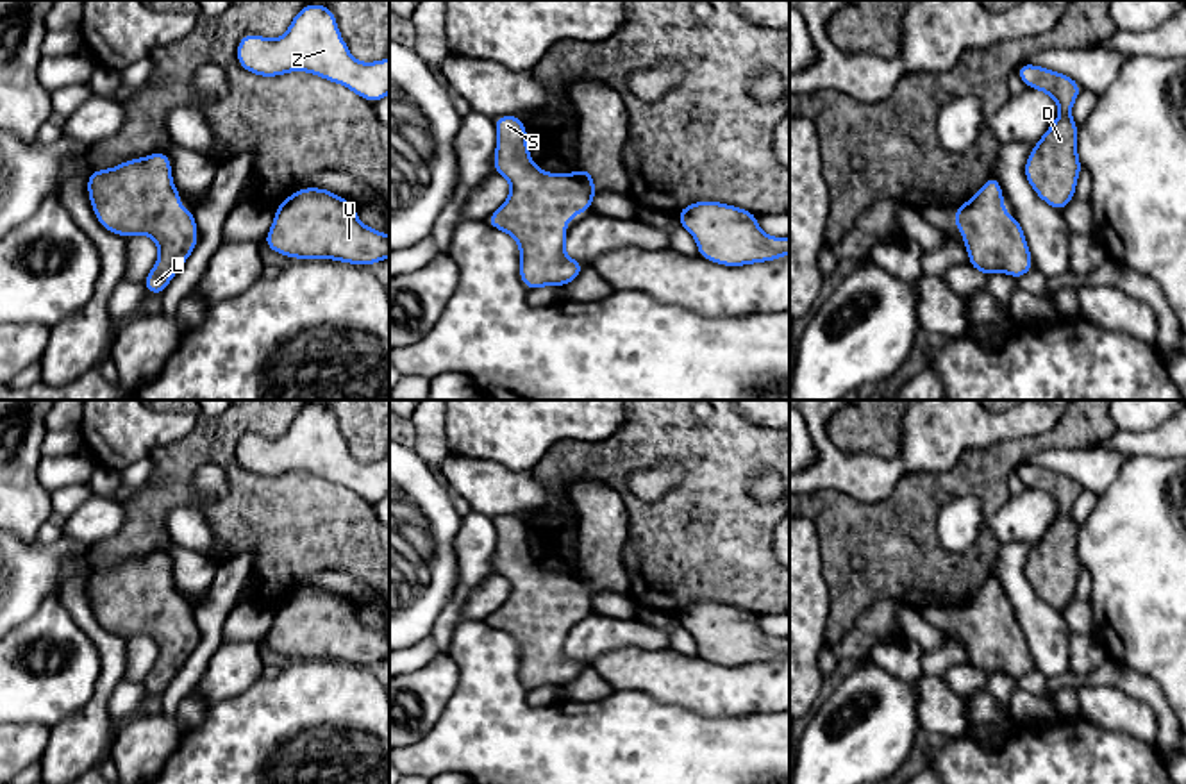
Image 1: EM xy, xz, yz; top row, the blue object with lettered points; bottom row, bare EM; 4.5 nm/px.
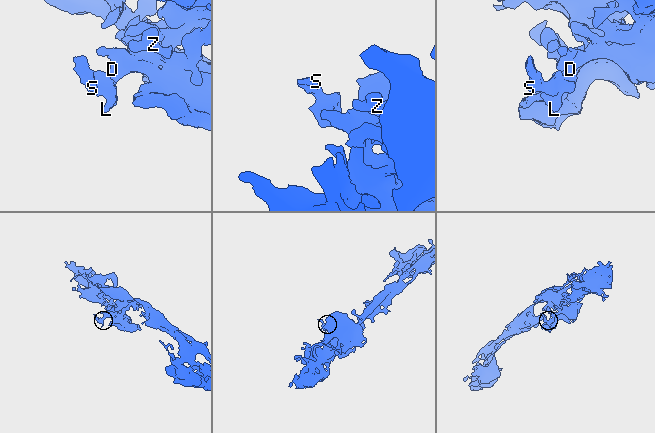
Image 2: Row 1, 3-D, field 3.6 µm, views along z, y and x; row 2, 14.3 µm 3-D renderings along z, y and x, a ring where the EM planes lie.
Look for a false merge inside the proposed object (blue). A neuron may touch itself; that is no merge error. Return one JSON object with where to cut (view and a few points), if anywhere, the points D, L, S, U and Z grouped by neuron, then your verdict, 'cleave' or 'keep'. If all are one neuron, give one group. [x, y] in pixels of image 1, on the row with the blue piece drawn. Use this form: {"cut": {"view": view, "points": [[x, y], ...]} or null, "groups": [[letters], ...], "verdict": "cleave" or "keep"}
{"cut": null, "groups": [["D", "L", "S", "U", "Z"]], "verdict": "keep"}

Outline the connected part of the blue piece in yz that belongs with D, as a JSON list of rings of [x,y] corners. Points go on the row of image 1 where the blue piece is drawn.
[[[1022,63],[1016,70],[1025,88],[1040,89],[1059,105],[1059,116],[1036,141],[1023,168],[1034,193],[1050,207],[1063,211],[1075,198],[1075,184],[1082,164],[1077,155],[1079,127],[1072,120],[1072,105],[1081,84],[1068,75]]]

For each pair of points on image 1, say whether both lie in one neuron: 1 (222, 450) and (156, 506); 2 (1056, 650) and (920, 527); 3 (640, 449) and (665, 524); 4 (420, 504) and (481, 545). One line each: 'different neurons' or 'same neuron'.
1: same neuron
2: different neurons
3: same neuron
4: different neurons

